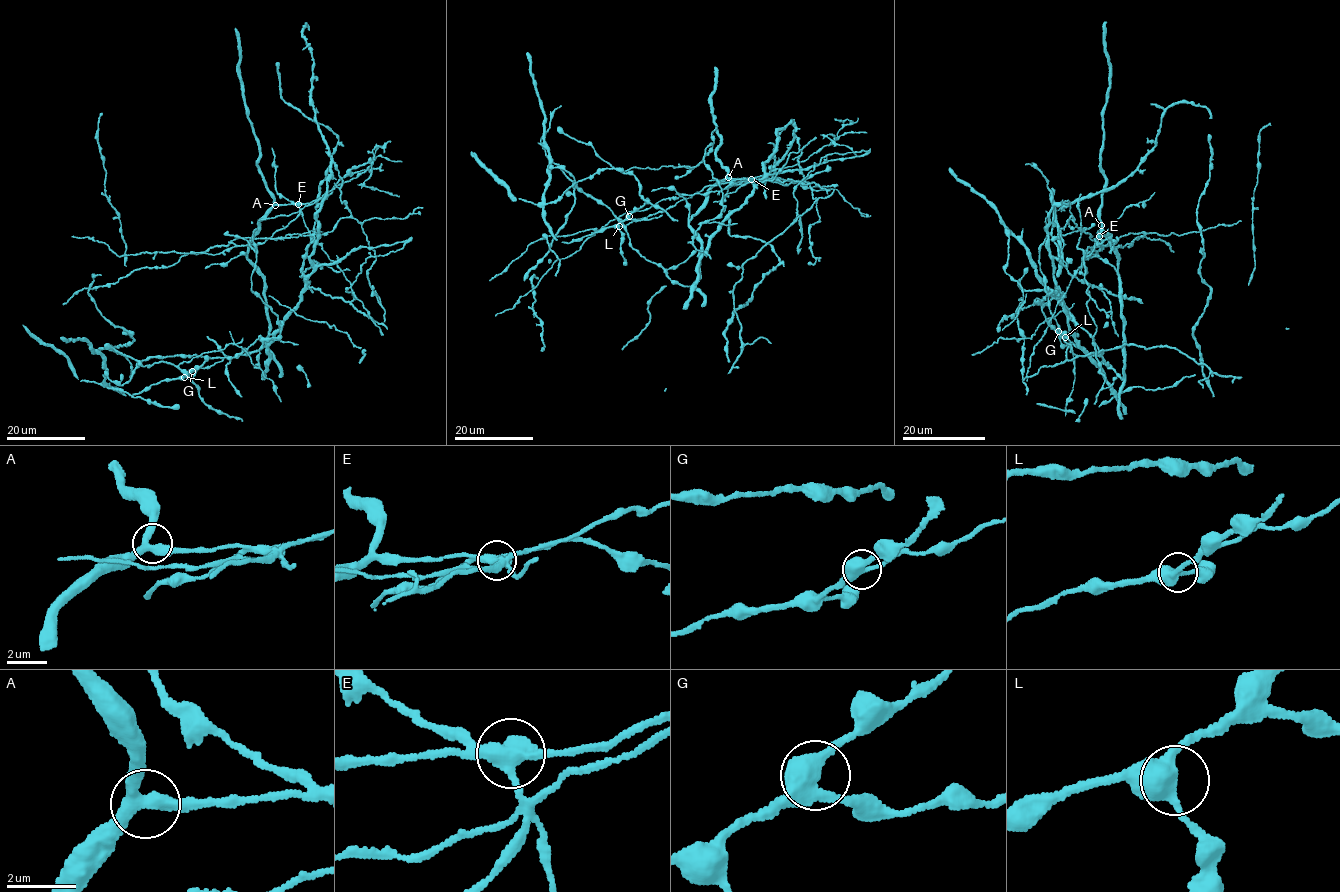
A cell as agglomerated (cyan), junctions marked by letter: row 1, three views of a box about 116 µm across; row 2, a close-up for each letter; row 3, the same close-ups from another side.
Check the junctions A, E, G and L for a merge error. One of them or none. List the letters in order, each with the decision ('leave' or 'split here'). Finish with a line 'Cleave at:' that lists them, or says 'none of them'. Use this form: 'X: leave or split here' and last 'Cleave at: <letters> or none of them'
A: leave
E: split here
G: leave
L: leave
Cleave at: E

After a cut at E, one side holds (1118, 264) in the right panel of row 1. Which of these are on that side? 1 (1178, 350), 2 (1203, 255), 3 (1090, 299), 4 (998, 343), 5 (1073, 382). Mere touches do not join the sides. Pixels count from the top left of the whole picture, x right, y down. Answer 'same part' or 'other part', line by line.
1: other part
2: same part
3: other part
4: other part
5: same part

